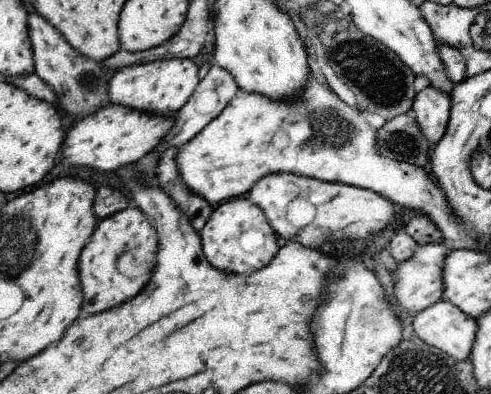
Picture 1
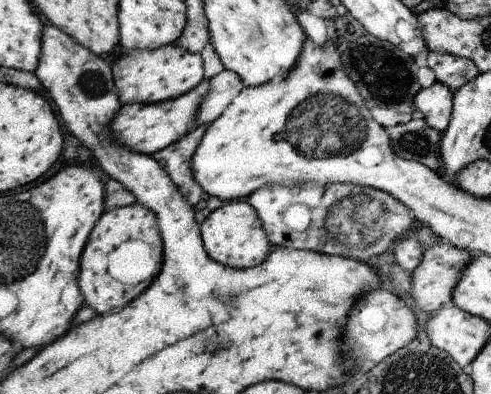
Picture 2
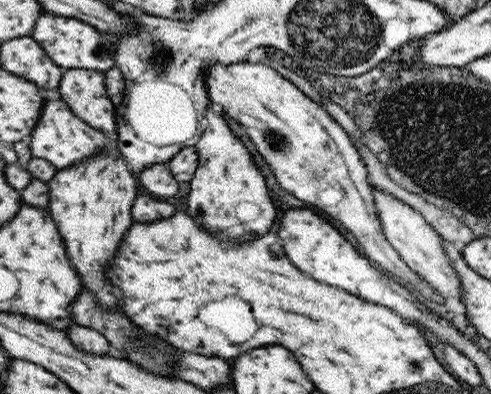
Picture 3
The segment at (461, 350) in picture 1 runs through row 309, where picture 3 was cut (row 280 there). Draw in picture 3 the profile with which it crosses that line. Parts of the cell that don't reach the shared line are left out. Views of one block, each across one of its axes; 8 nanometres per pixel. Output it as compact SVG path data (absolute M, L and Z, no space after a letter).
M373 188L373 198L375 198L375 214L379 218L379 224L383 226L385 238L387 242L395 248L395 252L399 252L401 260L415 270L419 276L423 276L425 282L431 282L431 286L435 286L435 290L439 290L439 294L443 294L443 298L455 298L459 302L459 276L455 274L455 270L451 268L445 252L443 252L443 240L439 238L439 234L421 218L419 212L415 212L413 208L409 208L407 204L403 204L401 200L393 198L391 194Z

